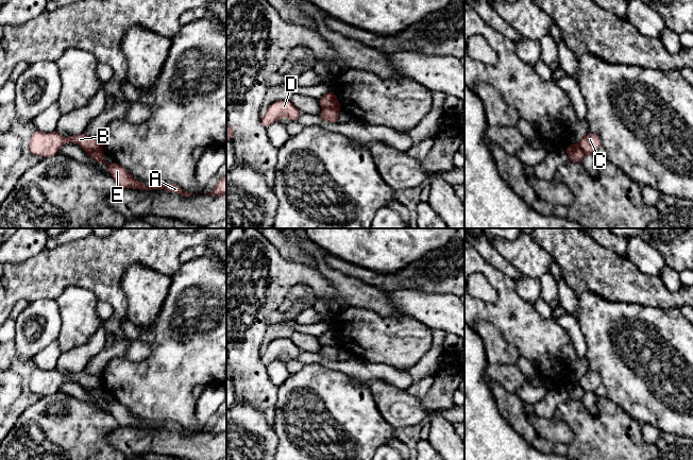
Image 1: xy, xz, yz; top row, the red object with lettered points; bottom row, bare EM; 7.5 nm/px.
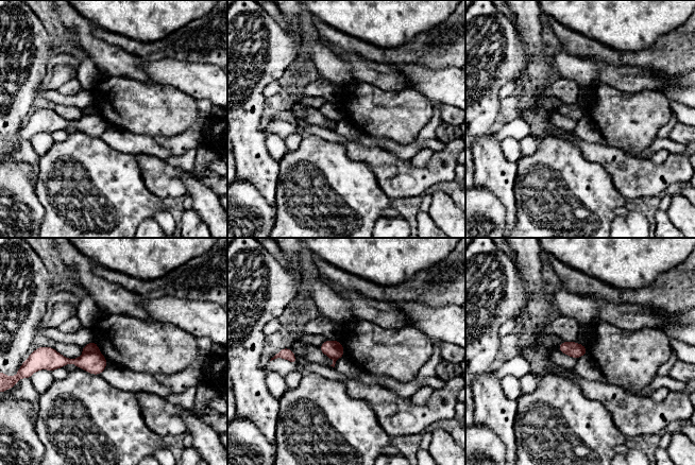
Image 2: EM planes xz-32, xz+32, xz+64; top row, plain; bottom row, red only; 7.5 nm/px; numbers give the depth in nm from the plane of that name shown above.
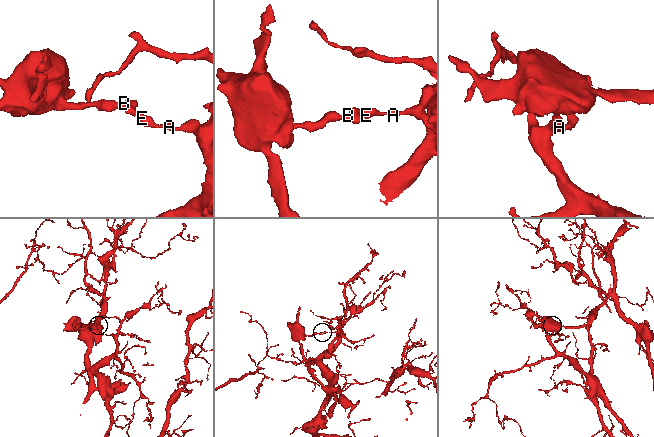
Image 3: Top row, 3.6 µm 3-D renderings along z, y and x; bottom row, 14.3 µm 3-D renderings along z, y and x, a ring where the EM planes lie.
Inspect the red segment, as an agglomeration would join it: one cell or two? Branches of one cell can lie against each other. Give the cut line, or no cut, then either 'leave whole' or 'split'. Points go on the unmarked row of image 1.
cut in xz along (322, 344), (339, 347); split

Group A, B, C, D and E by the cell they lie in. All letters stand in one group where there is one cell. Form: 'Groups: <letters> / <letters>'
Groups: A E / B C D

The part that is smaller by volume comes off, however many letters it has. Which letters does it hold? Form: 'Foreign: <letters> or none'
Foreign: B, C, D

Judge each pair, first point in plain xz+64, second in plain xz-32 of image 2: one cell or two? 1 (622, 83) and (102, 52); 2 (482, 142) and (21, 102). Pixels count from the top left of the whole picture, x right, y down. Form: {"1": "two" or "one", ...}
{"1": "one", "2": "one"}

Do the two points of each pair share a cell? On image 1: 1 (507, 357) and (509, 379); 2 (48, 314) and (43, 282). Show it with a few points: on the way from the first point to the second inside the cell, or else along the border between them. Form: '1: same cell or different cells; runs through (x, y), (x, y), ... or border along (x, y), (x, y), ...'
1: different cells; border along (489, 363), (516, 364)
2: different cells; border along (54, 299), (36, 299), (29, 303)

